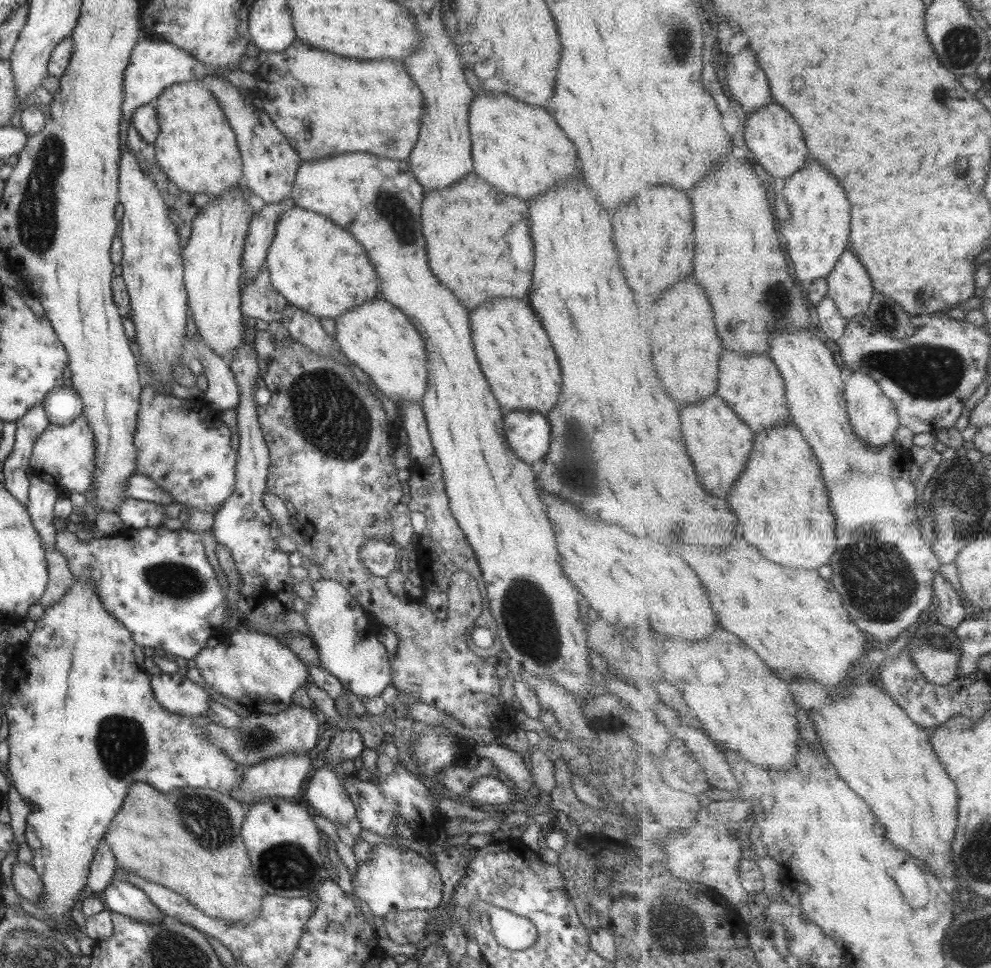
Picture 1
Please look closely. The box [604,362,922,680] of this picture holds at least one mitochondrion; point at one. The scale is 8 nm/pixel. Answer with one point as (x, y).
(878, 580)

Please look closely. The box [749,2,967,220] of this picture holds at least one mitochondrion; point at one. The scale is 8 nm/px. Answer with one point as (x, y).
(942, 96)

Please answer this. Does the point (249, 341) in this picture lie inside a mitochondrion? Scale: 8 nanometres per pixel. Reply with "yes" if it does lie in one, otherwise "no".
no

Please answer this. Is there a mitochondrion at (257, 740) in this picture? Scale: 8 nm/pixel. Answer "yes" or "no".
yes

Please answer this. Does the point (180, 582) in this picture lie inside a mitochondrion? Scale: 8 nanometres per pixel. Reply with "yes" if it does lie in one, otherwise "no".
yes

